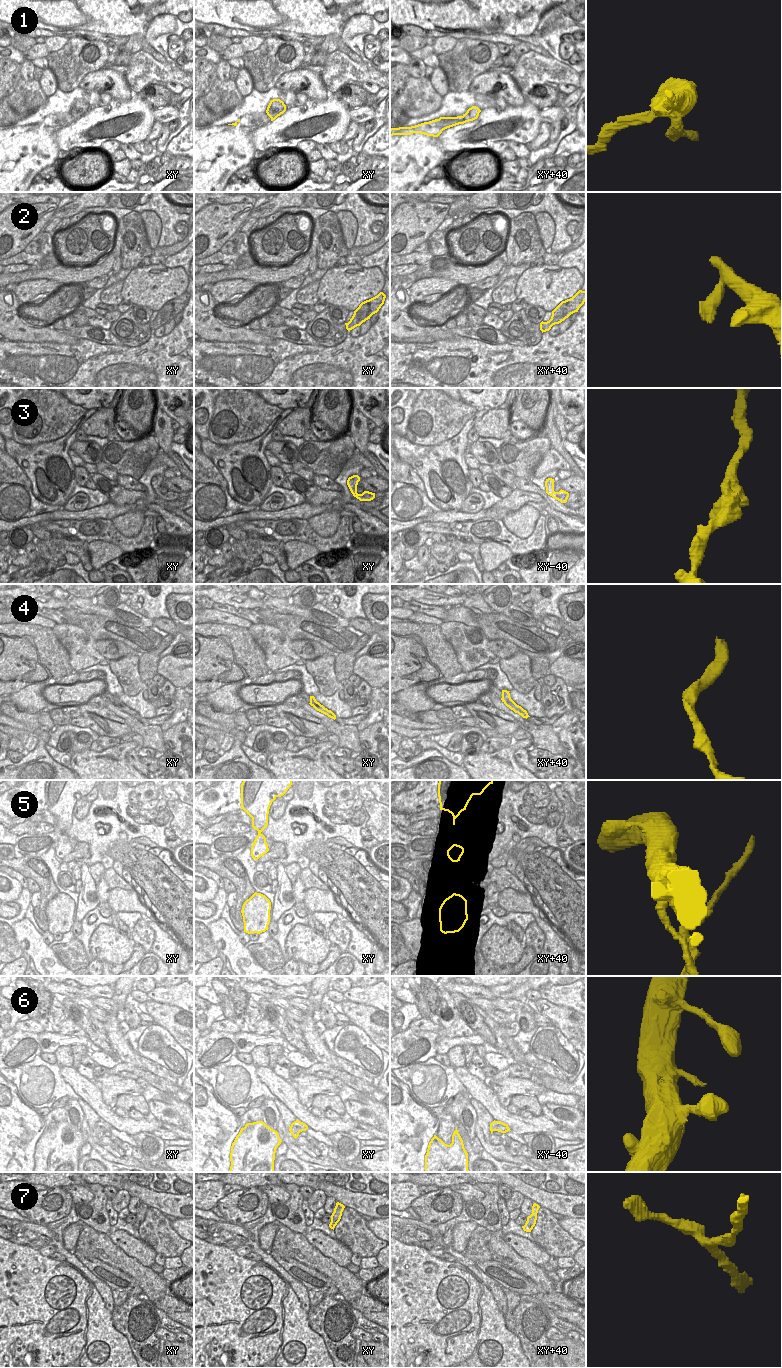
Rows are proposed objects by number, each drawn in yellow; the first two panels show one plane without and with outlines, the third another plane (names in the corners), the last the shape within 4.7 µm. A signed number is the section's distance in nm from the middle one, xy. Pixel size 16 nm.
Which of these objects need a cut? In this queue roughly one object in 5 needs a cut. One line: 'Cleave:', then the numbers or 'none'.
Cleave: 5

